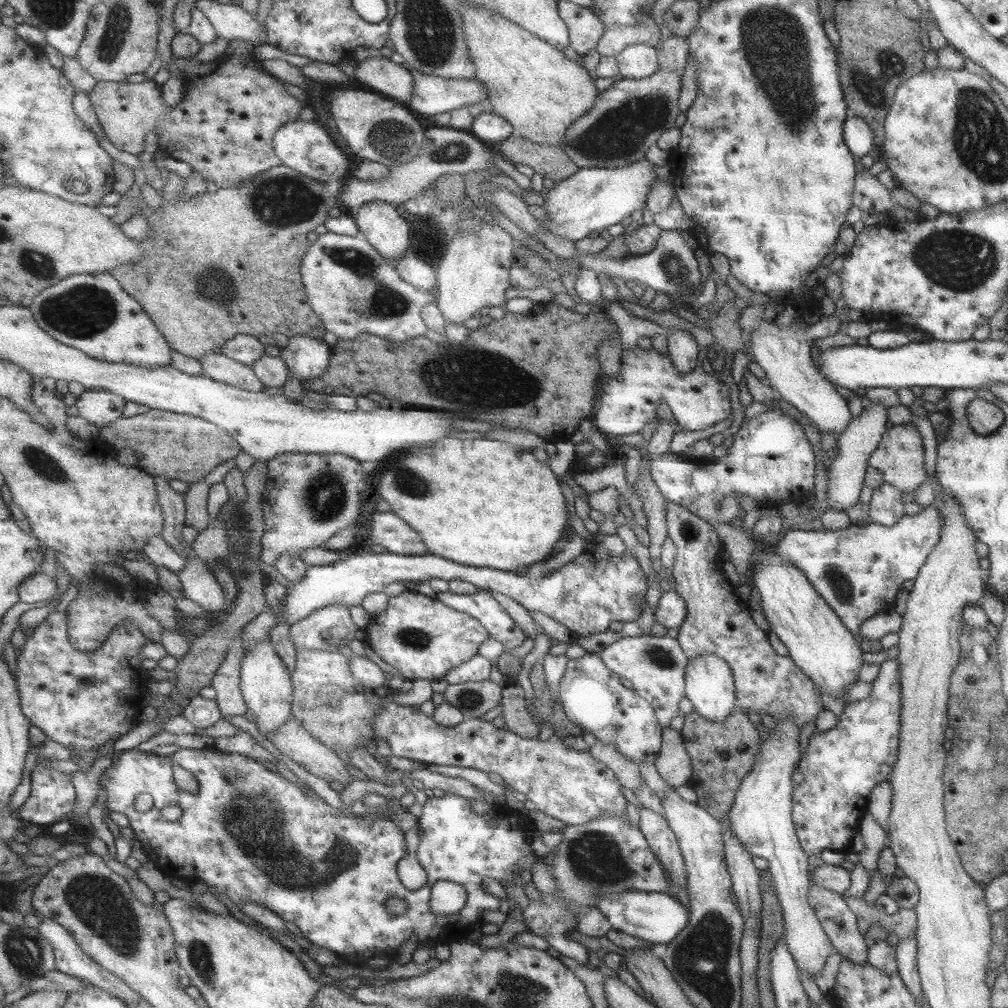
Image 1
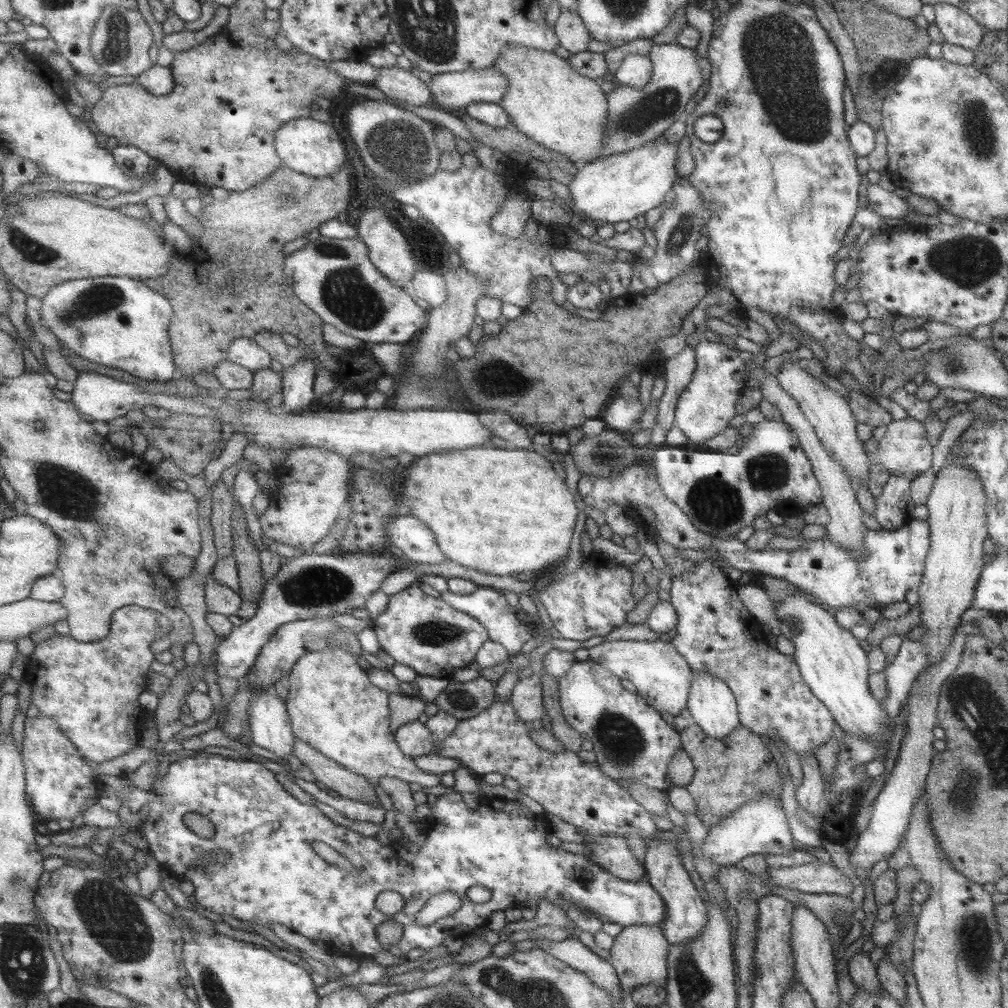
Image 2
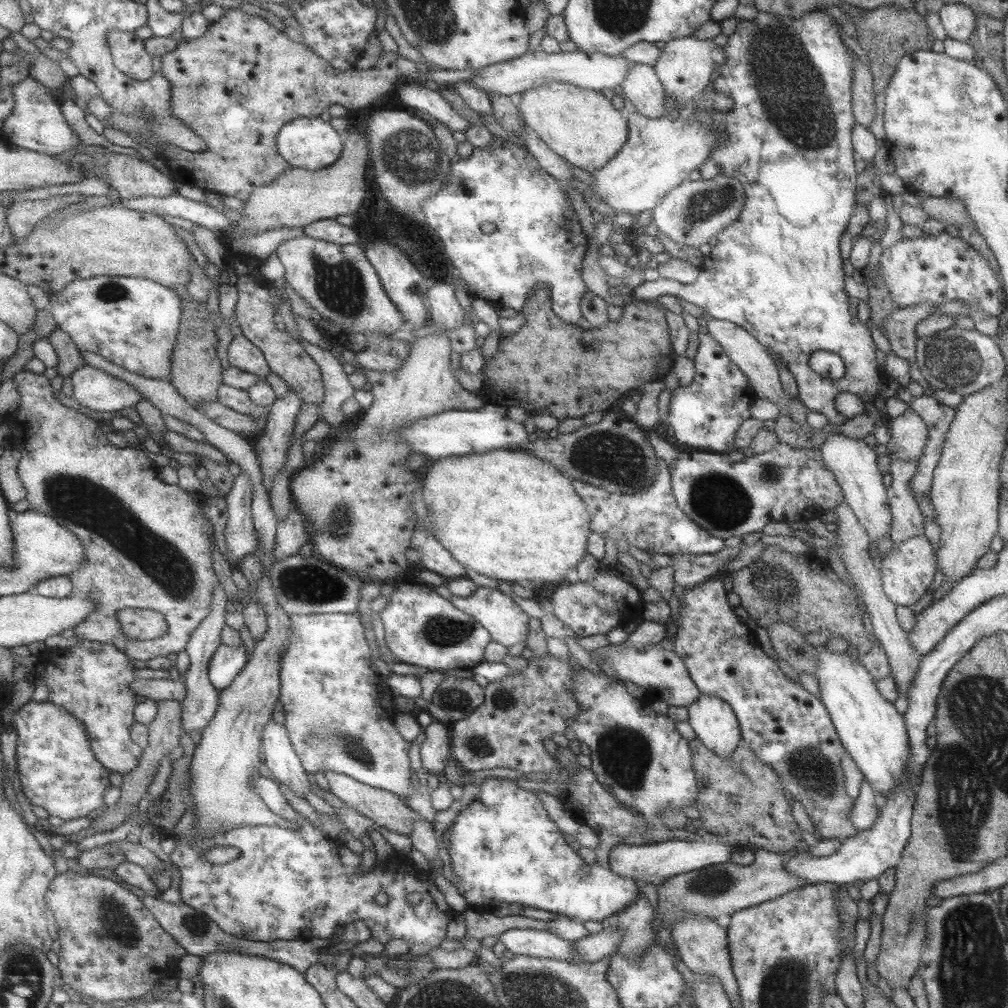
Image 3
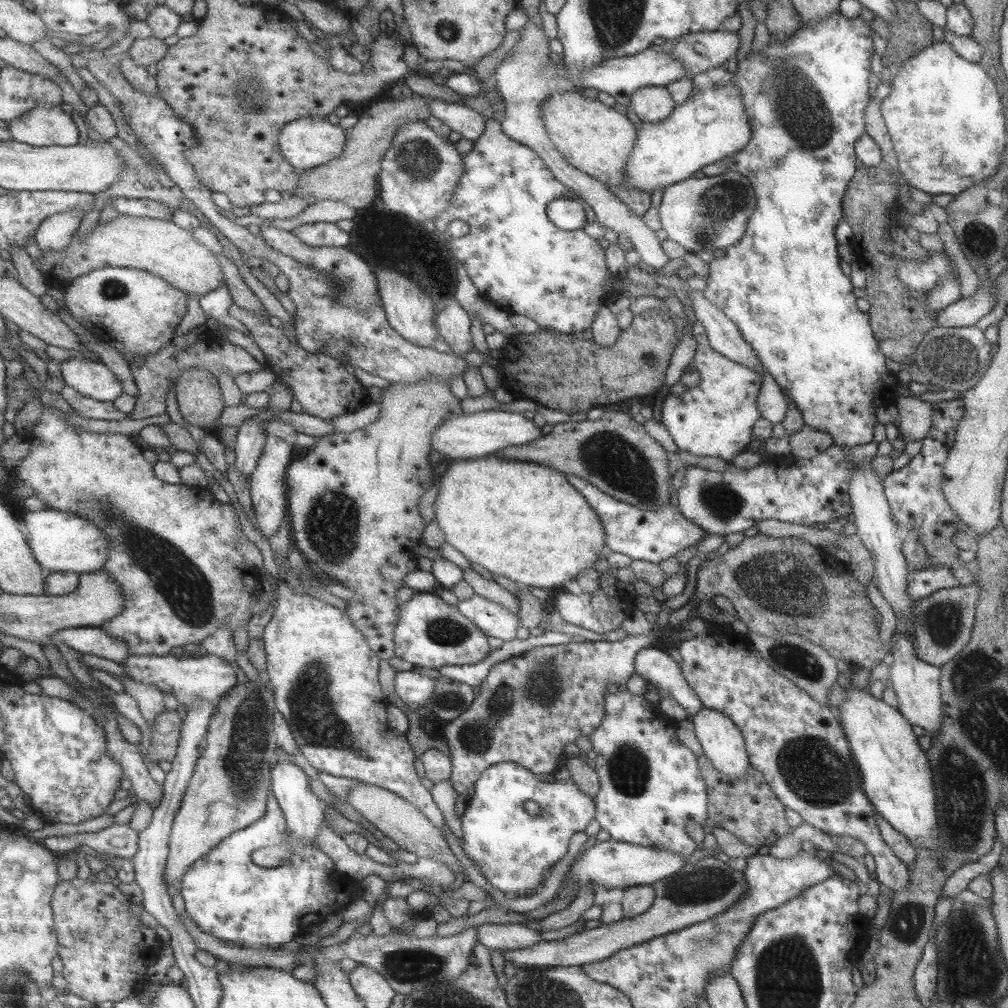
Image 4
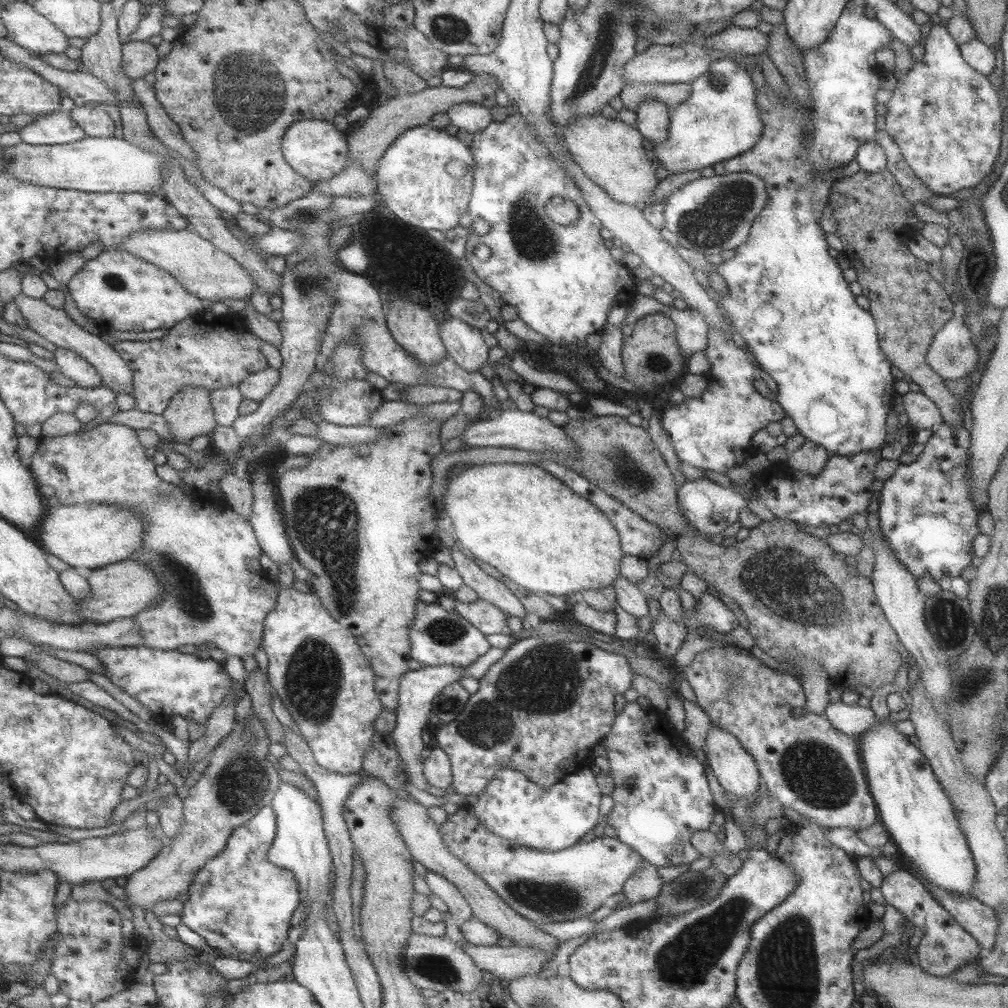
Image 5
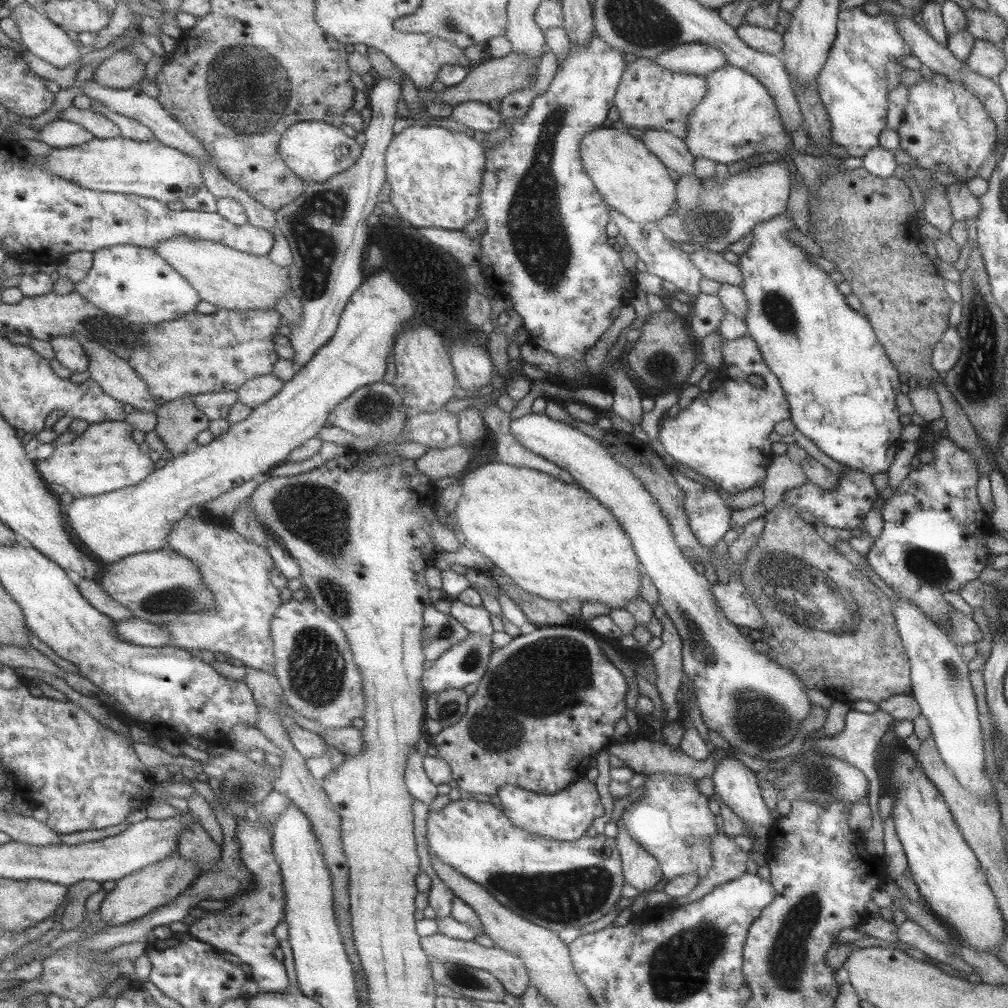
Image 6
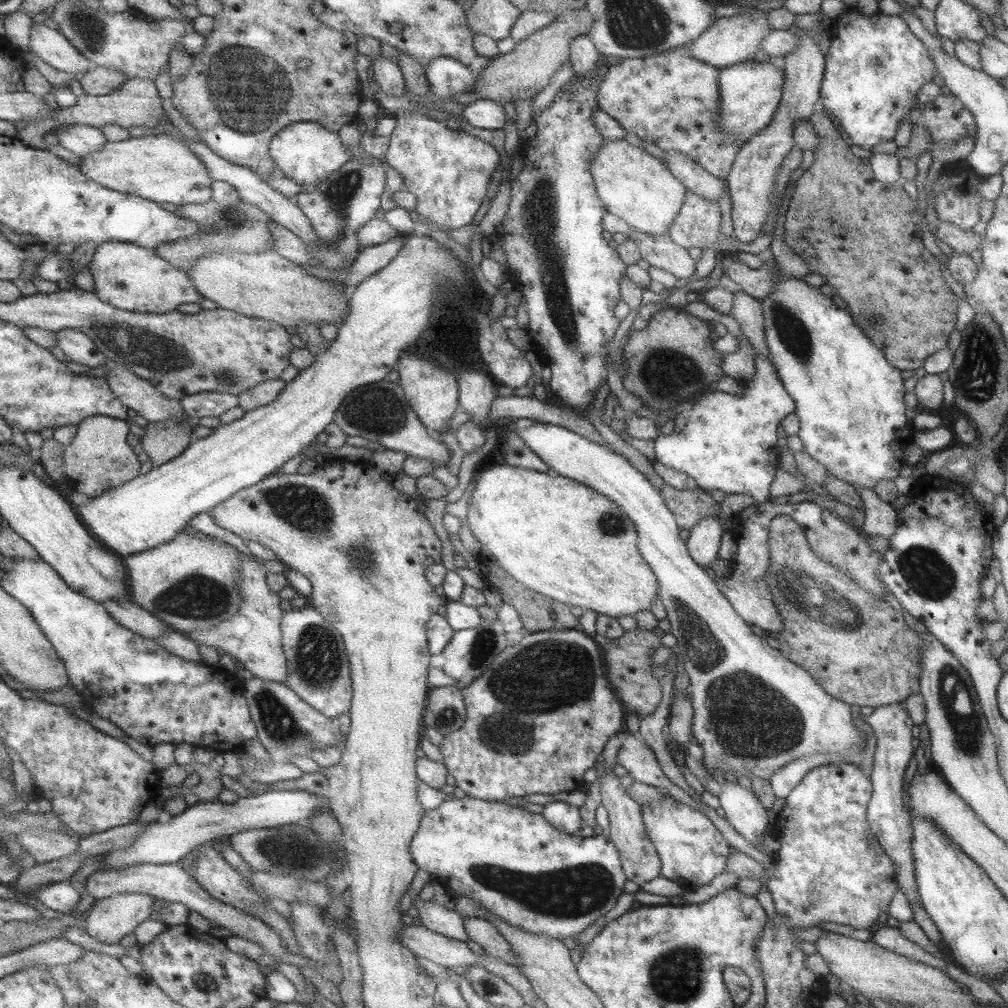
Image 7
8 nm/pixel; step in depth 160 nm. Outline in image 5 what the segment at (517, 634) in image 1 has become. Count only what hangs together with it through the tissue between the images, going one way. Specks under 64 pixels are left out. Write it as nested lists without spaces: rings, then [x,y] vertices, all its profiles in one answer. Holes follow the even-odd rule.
[[[479,599],[467,603],[456,601],[454,611],[484,635],[510,635],[511,630],[506,623],[507,615],[494,604]]]

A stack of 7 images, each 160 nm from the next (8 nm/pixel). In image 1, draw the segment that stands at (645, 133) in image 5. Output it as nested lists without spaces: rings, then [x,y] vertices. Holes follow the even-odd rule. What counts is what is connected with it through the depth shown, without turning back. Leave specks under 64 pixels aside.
[[[627,45],[614,57],[623,79],[646,79],[658,69],[657,52],[651,45]]]

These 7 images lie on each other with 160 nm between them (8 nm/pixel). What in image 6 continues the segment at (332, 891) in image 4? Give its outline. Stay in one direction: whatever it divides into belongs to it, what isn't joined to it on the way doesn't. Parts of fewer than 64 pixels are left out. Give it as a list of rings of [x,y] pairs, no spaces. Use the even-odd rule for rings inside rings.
[[[250,819],[239,823],[238,837],[241,845],[240,855],[243,857],[243,862],[247,865],[247,868],[256,876],[256,888],[225,900],[230,903],[230,906],[223,911],[215,911],[214,913],[207,911],[207,915],[203,919],[195,920],[189,926],[188,932],[202,942],[211,944],[221,952],[231,953],[239,957],[243,964],[249,965],[252,968],[251,978],[257,983],[260,993],[283,993],[290,988],[289,976],[287,976],[285,964],[279,962],[273,956],[273,950],[279,948],[279,940],[273,936],[273,930],[275,930],[277,924],[287,918],[286,889],[284,876],[282,876],[282,865],[274,850],[273,832],[270,831],[270,826],[266,822]]]

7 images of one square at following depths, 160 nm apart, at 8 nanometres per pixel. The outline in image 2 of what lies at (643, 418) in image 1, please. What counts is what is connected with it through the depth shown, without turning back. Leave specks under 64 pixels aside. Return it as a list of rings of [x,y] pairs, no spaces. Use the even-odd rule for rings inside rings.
[[[700,338],[695,345],[695,370],[691,382],[680,392],[674,408],[674,426],[685,435],[687,443],[699,445],[725,430],[736,415],[735,403],[744,389],[745,363],[739,359],[738,351],[723,343]],[[619,396],[611,400],[603,411],[602,419],[607,428],[629,434],[629,429],[634,424],[635,419],[641,416],[644,408],[641,407],[637,398],[633,401],[626,401]]]

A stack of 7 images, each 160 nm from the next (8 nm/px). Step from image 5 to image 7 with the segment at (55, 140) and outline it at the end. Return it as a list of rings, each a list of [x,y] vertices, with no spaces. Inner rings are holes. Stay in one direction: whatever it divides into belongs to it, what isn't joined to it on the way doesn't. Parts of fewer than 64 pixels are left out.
[[[71,124],[65,126],[65,129],[57,130],[55,134],[59,138],[59,144],[80,157],[103,150],[109,141],[100,128],[89,125]]]

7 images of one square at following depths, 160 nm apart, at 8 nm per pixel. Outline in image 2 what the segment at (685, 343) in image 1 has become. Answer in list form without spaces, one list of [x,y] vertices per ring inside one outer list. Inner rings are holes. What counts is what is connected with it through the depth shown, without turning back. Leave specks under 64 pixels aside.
[[[686,344],[683,351],[666,358],[664,362],[665,388],[657,405],[655,426],[659,426],[664,433],[674,425],[674,408],[683,389],[691,382],[695,370],[694,352]]]

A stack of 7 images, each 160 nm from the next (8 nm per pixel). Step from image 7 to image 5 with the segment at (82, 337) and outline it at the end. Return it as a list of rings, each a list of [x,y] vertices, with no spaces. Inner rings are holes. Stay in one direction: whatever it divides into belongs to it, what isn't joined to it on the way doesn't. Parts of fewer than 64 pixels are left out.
[[[57,347],[54,352],[54,360],[62,374],[73,380],[77,385],[85,388],[104,385],[100,372],[74,350]]]

